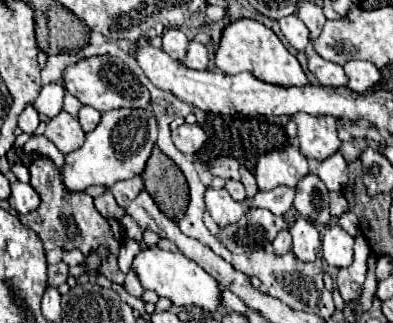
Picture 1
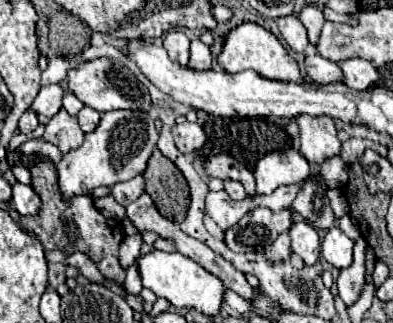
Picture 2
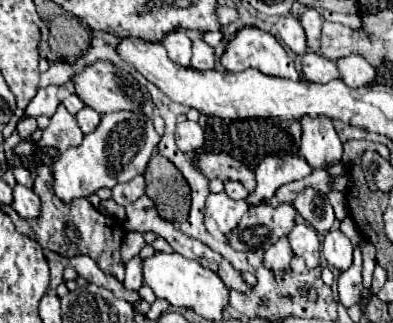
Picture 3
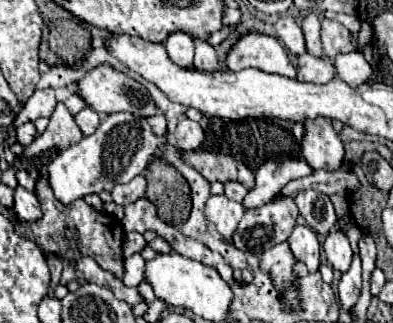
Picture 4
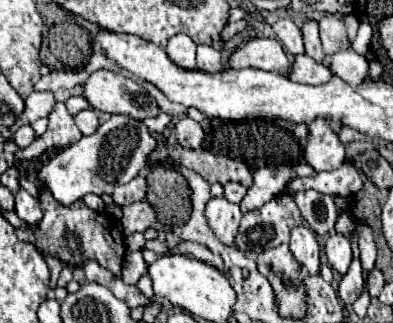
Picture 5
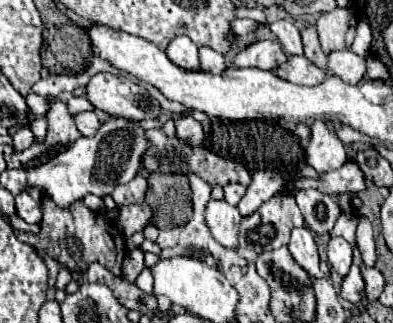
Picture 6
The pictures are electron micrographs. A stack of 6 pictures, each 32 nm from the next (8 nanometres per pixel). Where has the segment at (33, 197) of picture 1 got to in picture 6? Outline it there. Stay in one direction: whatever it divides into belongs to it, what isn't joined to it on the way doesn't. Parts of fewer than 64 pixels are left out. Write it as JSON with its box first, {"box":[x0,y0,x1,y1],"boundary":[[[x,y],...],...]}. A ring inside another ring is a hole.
{"box":[16,192,42,224],"boundary":[[[20,192],[16,196],[16,214],[28,224],[38,224],[42,220],[40,204],[28,192]]]}

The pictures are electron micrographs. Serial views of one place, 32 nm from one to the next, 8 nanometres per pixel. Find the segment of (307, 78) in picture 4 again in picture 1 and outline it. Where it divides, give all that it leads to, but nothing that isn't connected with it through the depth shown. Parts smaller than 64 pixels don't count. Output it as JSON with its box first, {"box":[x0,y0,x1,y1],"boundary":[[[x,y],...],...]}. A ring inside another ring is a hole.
{"box":[306,46,348,88],"boundary":[[[310,46],[306,48],[306,54],[308,54],[308,68],[320,80],[322,86],[334,86],[334,88],[348,86],[348,76],[340,64],[316,56],[316,52]]]}

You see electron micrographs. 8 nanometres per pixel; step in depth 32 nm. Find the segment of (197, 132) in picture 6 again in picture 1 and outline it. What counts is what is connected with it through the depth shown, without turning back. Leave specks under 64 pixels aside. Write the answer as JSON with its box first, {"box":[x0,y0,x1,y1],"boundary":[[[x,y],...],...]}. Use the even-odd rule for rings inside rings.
{"box":[172,124,206,154],"boundary":[[[182,124],[182,126],[178,126],[178,130],[172,132],[172,140],[182,154],[194,154],[206,142],[206,134],[198,124],[194,124],[194,126]]]}

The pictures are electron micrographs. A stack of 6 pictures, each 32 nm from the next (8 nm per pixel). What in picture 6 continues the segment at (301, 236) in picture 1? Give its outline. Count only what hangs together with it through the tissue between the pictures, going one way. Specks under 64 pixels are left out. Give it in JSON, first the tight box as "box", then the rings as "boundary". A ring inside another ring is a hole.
{"box":[288,226,329,278],"boundary":[[[306,226],[294,228],[288,248],[290,248],[290,254],[294,256],[294,260],[310,276],[314,276],[314,278],[329,278],[318,266],[318,246],[316,246],[316,240],[314,240],[314,234],[312,234],[310,228],[306,228]]]}

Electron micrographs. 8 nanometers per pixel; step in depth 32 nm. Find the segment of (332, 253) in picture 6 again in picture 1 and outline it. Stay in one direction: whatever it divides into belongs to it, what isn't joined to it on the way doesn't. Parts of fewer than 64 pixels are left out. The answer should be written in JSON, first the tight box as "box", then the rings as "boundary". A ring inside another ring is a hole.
{"box":[322,224,354,266],"boundary":[[[338,224],[328,226],[322,236],[322,258],[332,266],[348,266],[352,264],[352,246],[354,238],[342,230]]]}

